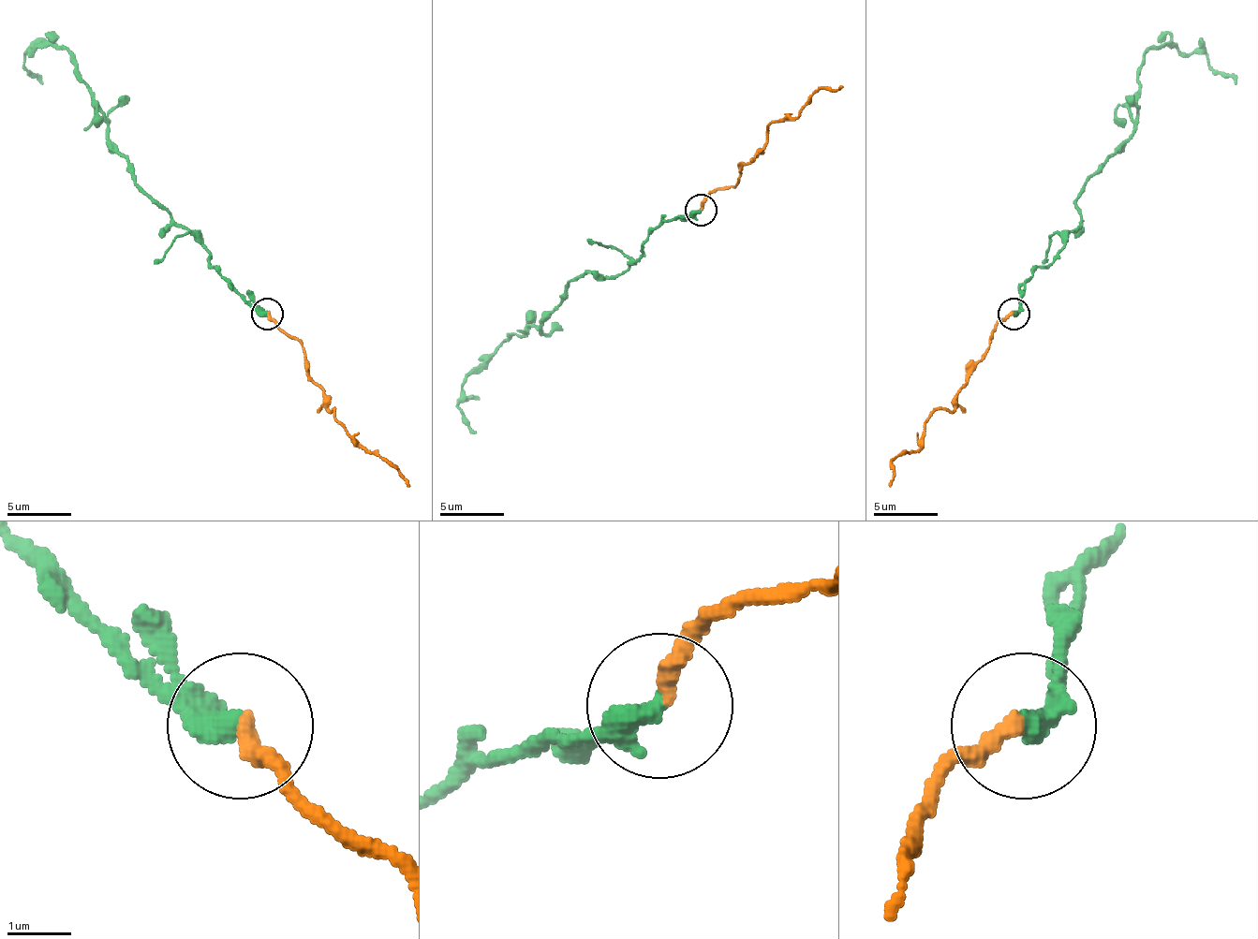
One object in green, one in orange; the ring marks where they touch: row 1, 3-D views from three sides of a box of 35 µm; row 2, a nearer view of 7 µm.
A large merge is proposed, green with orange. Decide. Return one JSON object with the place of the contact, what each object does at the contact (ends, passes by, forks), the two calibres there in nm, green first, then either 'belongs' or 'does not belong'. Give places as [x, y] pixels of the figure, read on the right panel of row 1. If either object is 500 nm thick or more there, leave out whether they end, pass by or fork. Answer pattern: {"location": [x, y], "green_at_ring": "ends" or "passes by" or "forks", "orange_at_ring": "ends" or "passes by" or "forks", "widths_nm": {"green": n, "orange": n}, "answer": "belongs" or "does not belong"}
{"location": [1013, 314], "green_at_ring": "ends", "orange_at_ring": "ends", "widths_nm": {"green": 400, "orange": 260}, "answer": "does not belong"}

